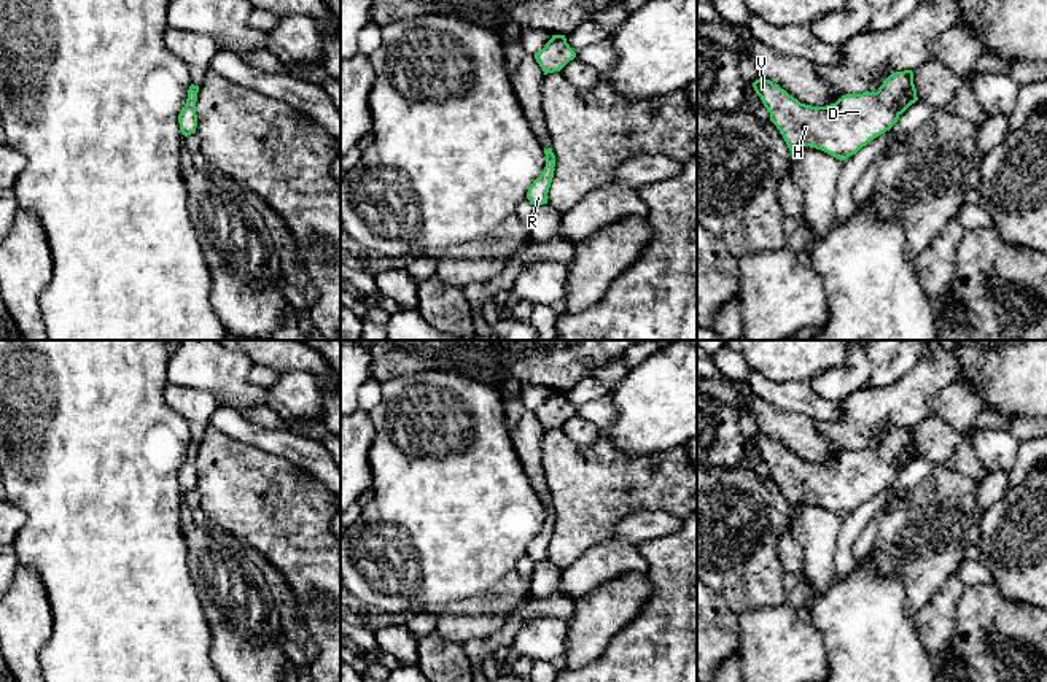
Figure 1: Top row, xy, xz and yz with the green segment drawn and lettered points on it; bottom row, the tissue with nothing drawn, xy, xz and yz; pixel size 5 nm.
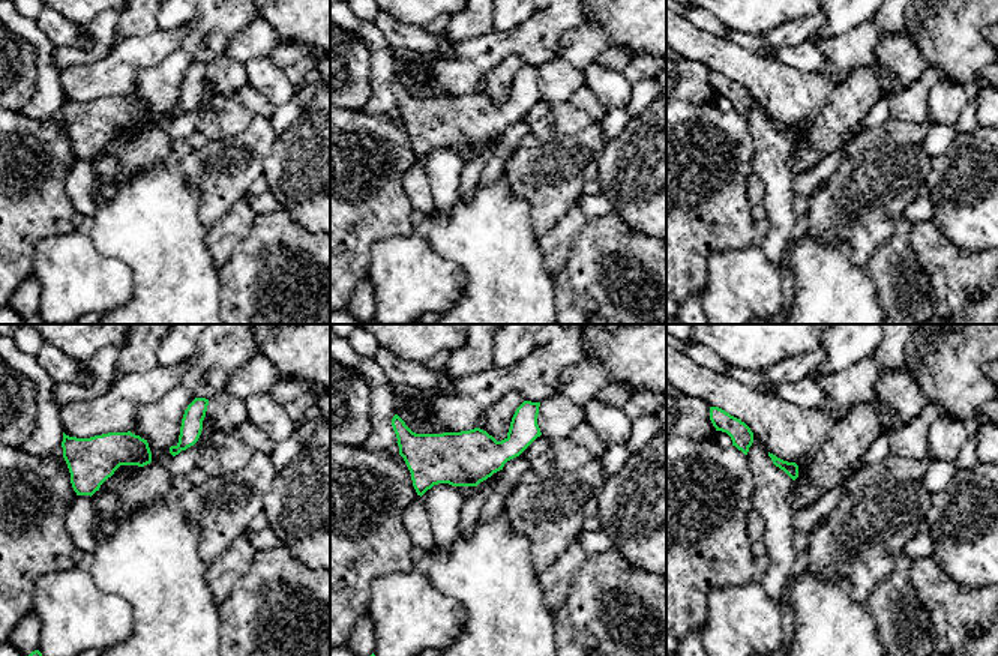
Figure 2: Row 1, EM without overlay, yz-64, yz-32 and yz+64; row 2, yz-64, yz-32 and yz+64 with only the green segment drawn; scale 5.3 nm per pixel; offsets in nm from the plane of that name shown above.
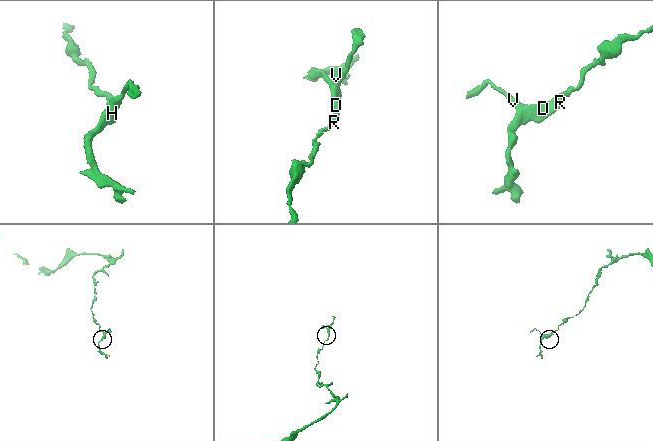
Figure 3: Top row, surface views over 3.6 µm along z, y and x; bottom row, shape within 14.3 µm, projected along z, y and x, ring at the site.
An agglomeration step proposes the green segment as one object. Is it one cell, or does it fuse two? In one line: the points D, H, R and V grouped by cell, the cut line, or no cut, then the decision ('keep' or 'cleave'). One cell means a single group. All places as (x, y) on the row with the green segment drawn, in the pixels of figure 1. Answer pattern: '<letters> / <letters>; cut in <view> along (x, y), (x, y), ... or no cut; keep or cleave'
D H R V; no cut; keep

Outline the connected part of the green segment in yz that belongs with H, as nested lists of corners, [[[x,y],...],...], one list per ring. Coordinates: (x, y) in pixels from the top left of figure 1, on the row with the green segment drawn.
[[[912,70],[889,75],[877,92],[847,94],[826,107],[800,103],[765,78],[756,79],[753,87],[792,156],[810,146],[839,161],[889,130],[918,100]]]

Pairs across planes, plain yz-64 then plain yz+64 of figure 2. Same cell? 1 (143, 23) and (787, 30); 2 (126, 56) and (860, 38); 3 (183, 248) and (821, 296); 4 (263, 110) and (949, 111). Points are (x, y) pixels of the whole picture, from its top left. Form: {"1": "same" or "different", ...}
{"1": "same", "2": "same", "3": "same", "4": "different"}

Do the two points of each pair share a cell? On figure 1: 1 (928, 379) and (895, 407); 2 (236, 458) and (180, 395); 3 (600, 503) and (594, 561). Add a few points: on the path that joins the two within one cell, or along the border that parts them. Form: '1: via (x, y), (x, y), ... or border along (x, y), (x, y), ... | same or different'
1: via (920, 385), (902, 402) | same
2: border along (209, 426), (199, 442) | different
3: border along (613, 538), (589, 547), (564, 566) | different

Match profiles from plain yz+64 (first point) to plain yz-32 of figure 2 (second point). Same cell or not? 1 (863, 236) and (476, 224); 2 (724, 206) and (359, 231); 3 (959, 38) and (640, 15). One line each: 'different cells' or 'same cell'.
1: different cells
2: same cell
3: same cell

